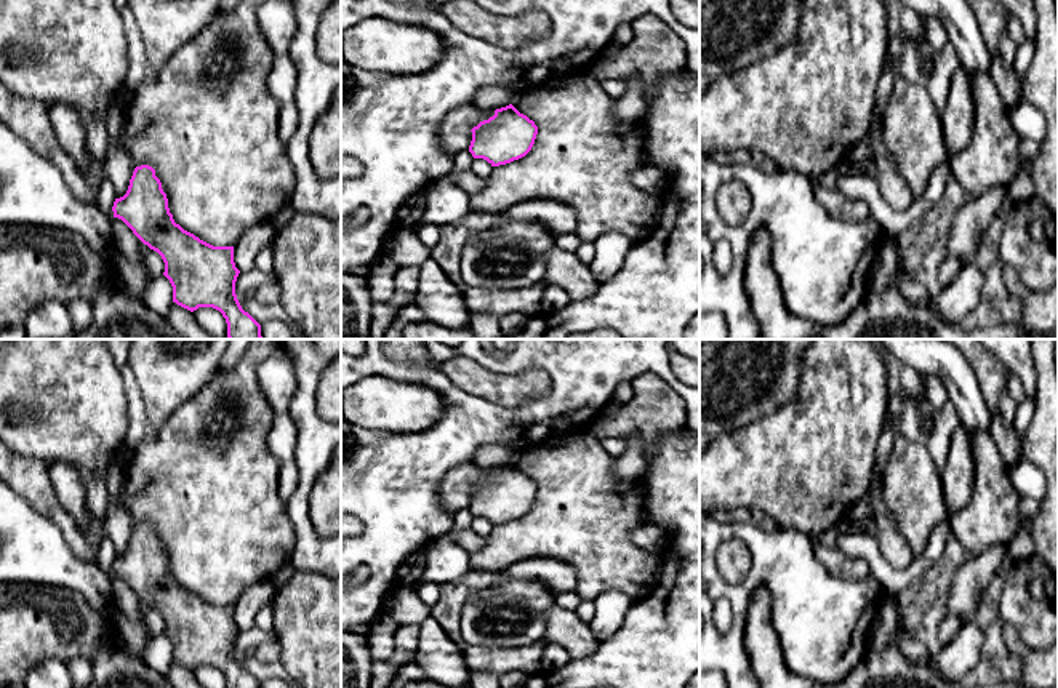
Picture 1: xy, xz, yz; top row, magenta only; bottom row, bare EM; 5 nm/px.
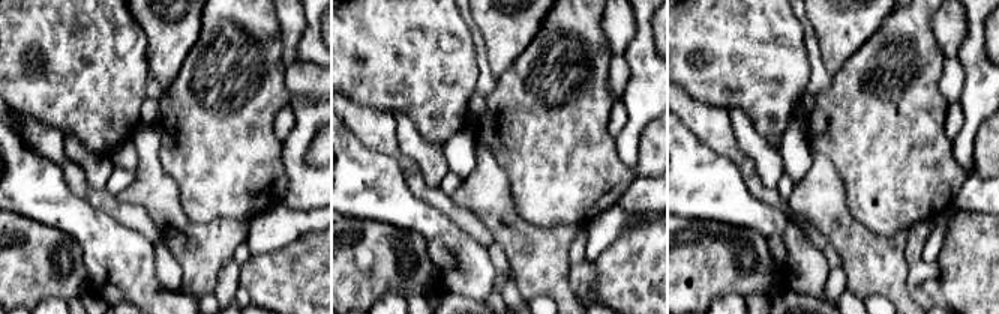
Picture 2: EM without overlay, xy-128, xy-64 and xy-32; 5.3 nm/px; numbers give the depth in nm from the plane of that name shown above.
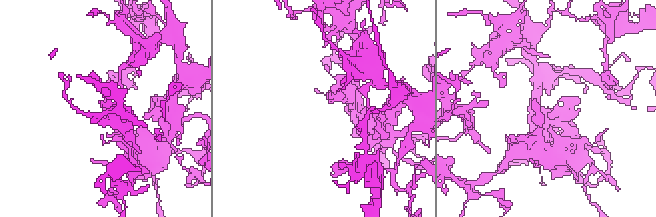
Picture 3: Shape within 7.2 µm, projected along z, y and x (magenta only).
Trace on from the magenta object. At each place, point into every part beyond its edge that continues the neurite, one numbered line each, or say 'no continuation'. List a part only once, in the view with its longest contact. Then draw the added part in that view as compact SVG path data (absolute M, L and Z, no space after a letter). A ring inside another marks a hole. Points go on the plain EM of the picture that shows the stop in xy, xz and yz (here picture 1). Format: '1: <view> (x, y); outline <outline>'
no continuation

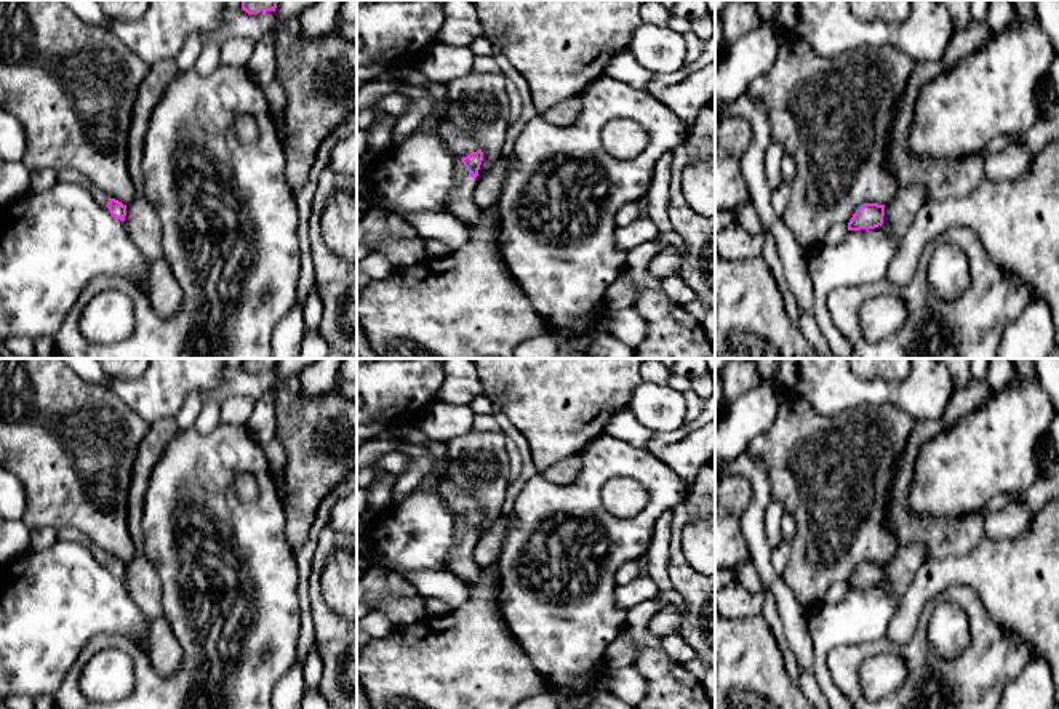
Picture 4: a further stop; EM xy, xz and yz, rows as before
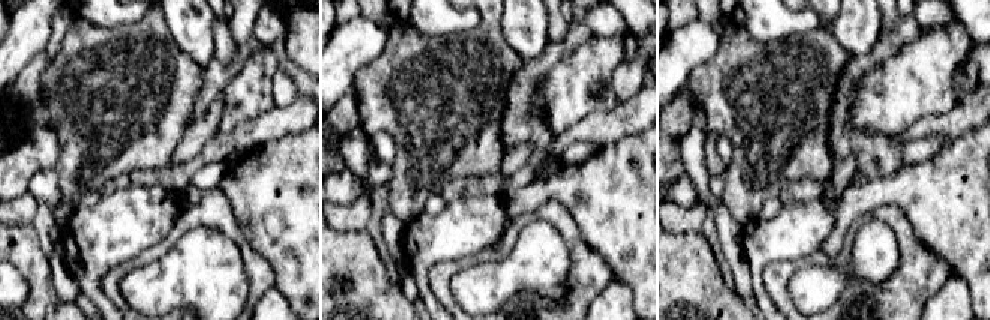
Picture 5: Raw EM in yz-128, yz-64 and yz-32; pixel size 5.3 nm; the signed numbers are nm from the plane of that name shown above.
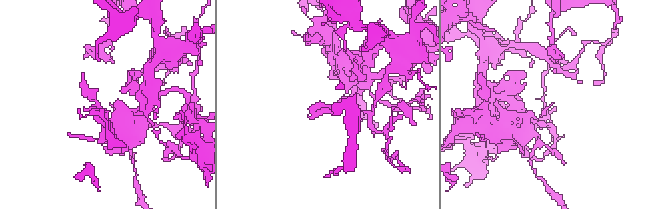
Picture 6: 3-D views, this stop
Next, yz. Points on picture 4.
no continuation

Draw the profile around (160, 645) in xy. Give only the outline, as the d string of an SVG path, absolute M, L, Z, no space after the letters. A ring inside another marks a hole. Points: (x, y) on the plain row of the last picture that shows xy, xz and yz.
M165 618L149 619L149 631L141 650L149 656L154 669L168 677L182 667L182 648L174 639Z

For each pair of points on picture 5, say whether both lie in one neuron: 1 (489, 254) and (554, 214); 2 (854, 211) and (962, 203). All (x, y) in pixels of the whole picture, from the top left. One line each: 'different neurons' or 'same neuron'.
1: same neuron
2: same neuron

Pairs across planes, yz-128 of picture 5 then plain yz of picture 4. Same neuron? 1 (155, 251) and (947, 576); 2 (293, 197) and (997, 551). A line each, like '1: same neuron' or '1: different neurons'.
1: different neurons
2: same neuron

